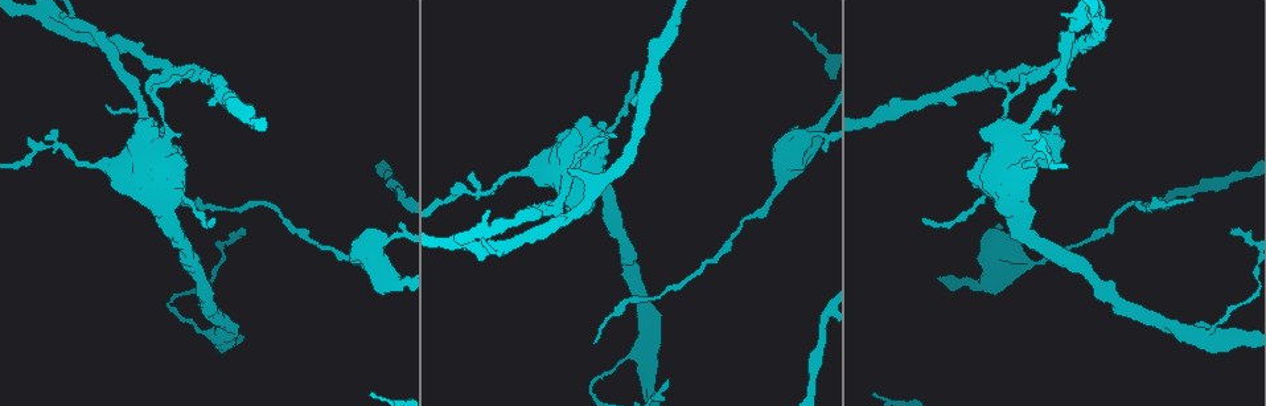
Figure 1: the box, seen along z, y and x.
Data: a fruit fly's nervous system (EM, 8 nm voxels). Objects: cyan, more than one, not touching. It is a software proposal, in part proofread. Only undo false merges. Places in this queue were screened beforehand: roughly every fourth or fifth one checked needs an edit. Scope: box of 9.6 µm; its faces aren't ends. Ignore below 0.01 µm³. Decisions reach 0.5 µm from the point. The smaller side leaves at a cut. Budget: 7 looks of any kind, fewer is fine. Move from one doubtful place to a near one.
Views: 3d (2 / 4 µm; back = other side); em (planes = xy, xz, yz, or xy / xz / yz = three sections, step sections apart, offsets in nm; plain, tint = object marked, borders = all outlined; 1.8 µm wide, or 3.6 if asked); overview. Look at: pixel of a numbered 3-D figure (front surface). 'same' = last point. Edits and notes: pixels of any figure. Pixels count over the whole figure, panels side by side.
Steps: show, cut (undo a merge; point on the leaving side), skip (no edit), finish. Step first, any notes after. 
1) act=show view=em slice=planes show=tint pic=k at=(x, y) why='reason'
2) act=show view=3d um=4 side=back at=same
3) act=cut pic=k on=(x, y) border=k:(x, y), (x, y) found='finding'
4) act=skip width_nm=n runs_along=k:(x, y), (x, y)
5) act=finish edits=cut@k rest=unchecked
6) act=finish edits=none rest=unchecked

act=show view=em slice=planes show=tint pic=1 at=(48, 11) why='sharp bend'

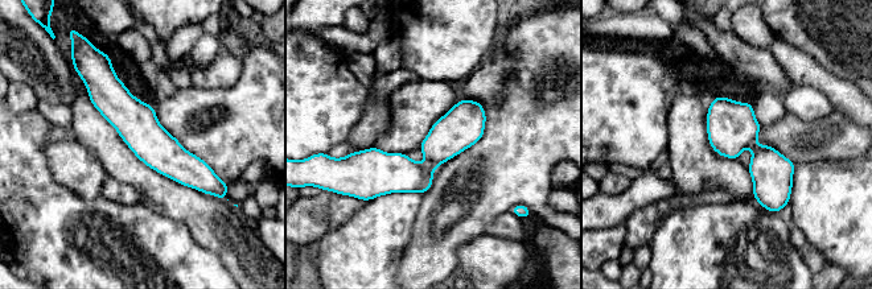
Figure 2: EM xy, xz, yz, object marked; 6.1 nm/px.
act=cut pic=2 on=(389, 173) width_nm=260 found='a second cell is stuck on'

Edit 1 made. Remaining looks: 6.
act=show view=overview why='redraw'

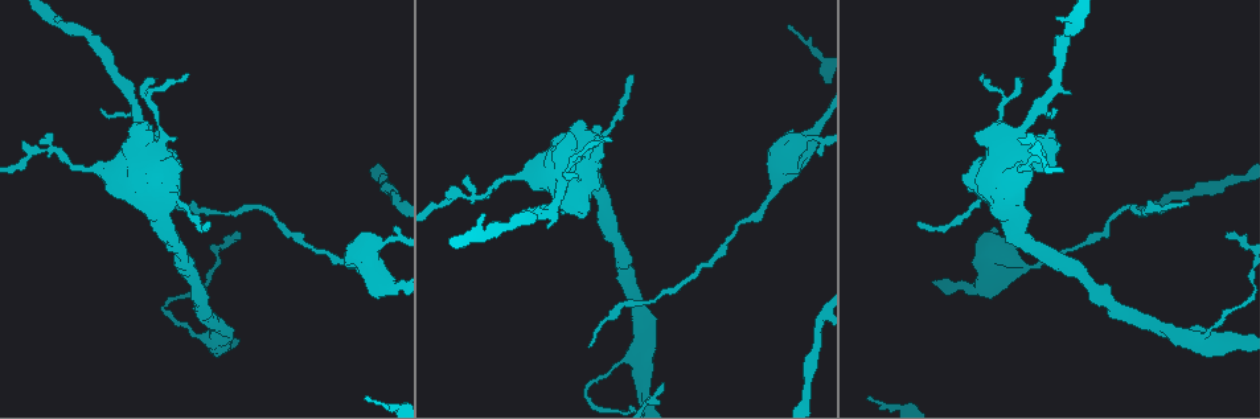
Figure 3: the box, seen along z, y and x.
act=show view=em um=3.6 slice=planes show=tint pic=3 at=(583, 160)

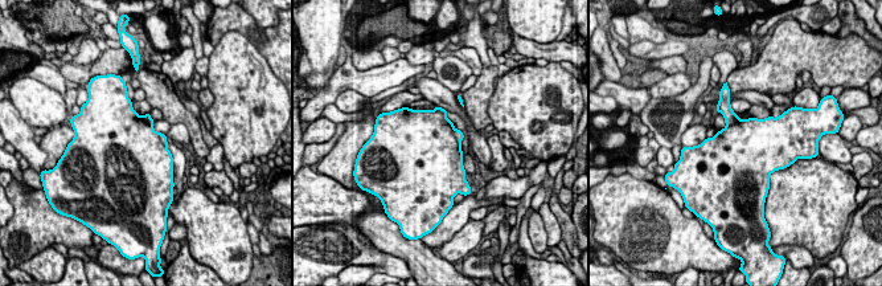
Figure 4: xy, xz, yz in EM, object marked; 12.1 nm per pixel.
act=skip found='all the same cell'

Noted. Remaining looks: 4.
act=finish edits=cut@2 rest=unchecked

